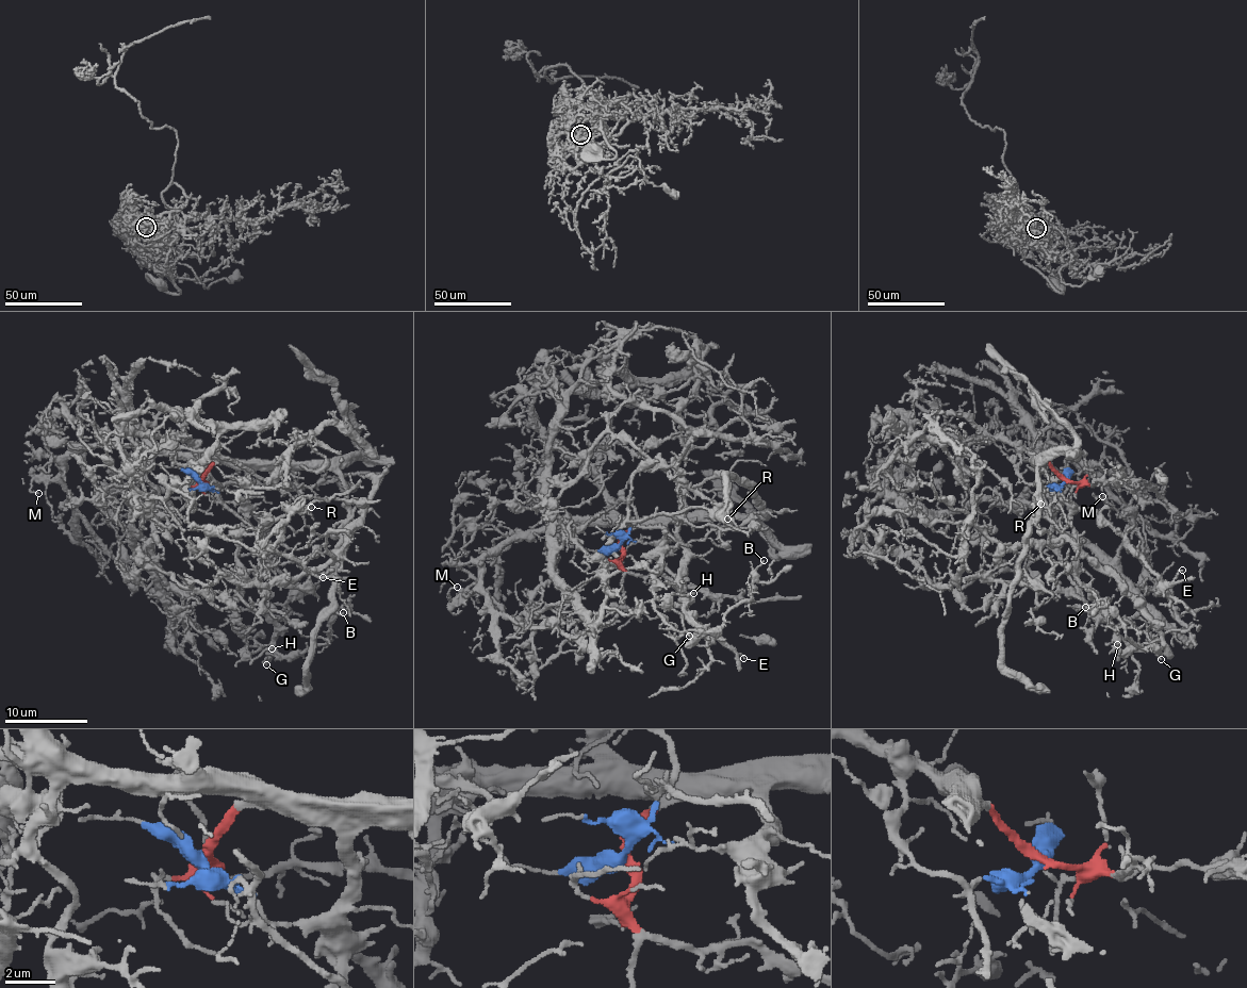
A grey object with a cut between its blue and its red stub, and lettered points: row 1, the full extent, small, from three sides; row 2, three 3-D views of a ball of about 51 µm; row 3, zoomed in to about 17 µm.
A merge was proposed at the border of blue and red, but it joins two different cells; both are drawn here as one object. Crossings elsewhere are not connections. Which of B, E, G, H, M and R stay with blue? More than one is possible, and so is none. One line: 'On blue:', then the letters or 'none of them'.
On blue: B, G, H

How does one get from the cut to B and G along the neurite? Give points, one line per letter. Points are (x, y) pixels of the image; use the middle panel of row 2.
B: (620, 547), (639, 524), (661, 527), (683, 547), (682, 604), (698, 636), (752, 598), (764, 560)
G: (620, 547), (627, 528), (639, 524), (661, 527), (683, 547), (682, 604), (695, 622), (695, 634), (690, 636)

